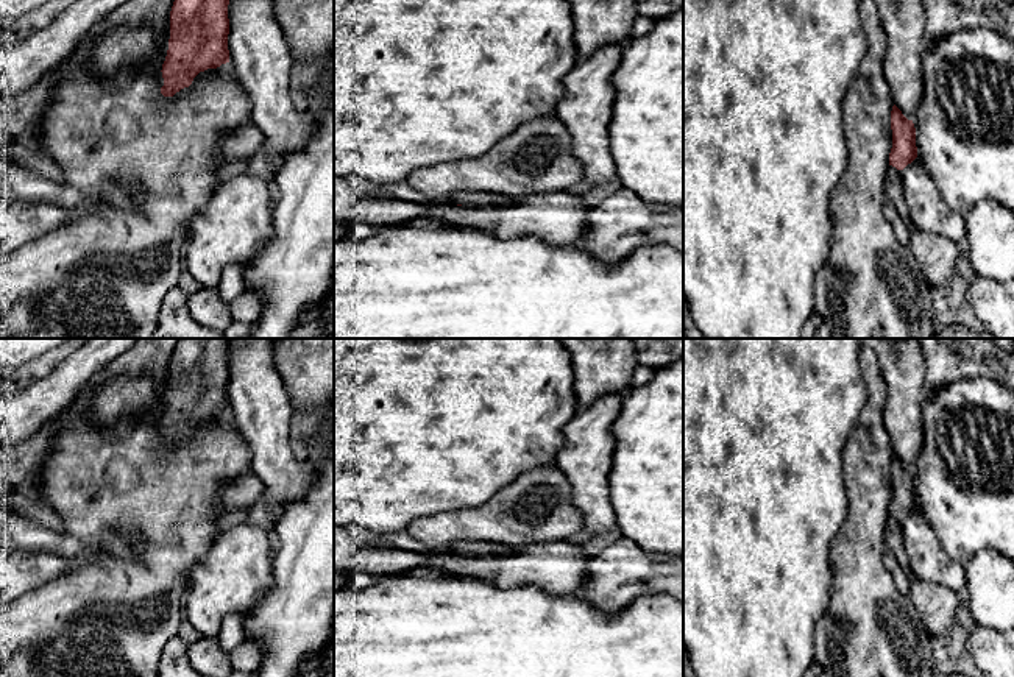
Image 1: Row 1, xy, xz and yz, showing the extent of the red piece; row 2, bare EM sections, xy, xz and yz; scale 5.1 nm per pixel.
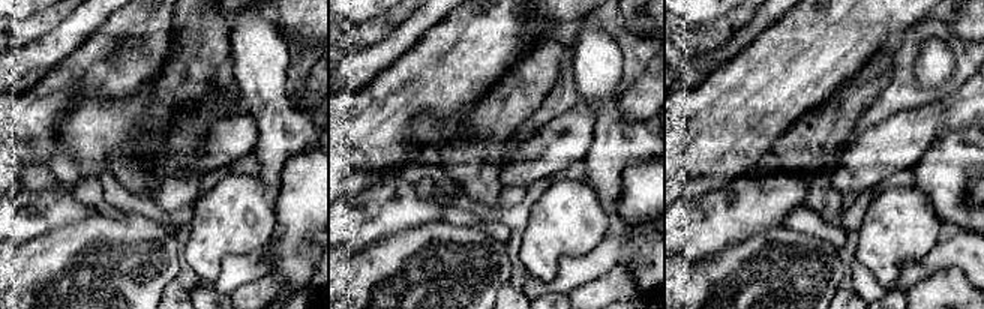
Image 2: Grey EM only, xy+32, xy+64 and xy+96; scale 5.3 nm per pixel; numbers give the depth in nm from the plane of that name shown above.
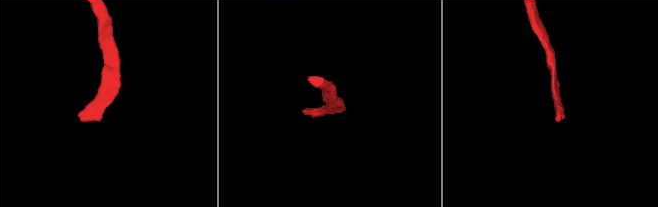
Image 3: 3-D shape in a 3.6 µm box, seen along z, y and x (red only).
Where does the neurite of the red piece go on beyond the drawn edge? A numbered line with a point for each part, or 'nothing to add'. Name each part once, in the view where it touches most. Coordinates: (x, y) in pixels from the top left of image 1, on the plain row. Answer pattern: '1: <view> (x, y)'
1: yz (893, 537)

